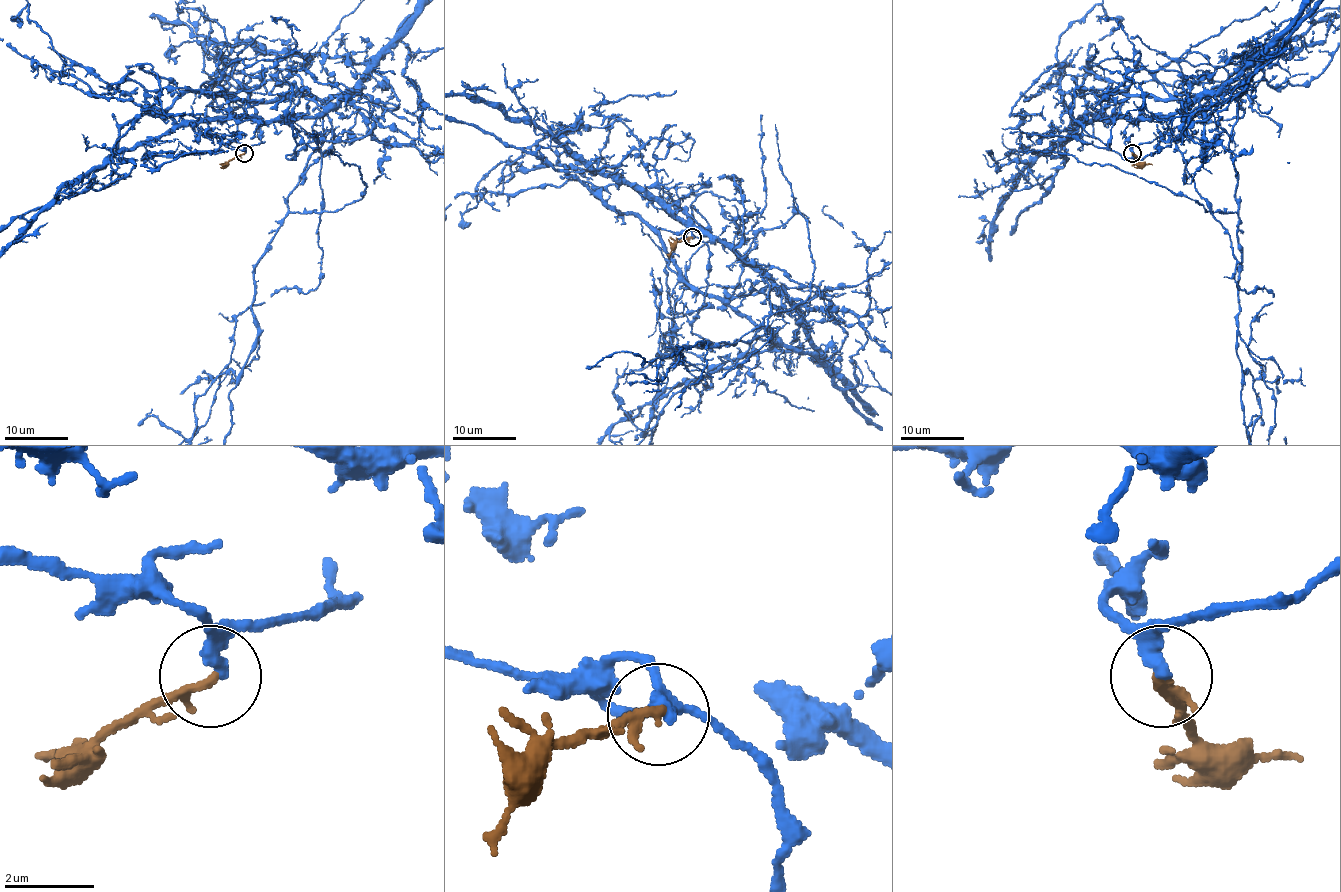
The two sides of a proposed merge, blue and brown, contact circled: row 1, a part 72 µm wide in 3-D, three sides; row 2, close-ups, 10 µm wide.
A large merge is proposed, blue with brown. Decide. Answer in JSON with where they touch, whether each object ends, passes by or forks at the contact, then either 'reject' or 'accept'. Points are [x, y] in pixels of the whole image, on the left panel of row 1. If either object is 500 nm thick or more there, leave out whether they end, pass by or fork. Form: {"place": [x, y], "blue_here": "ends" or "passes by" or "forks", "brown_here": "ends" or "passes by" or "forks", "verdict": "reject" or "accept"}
{"place": [244, 153], "blue_here": "passes by", "brown_here": "passes by", "verdict": "reject"}

